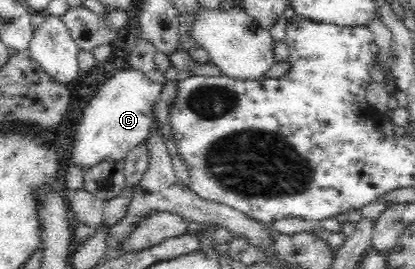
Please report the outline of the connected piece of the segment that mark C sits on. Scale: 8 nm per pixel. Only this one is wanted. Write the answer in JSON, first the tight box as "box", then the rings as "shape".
{"box":[71,70,164,170],"shape":[[[118,70],[88,101],[75,132],[71,161],[85,170],[102,161],[116,162],[126,158],[128,152],[150,137],[154,129],[154,109],[164,92],[164,86],[142,70]]]}

